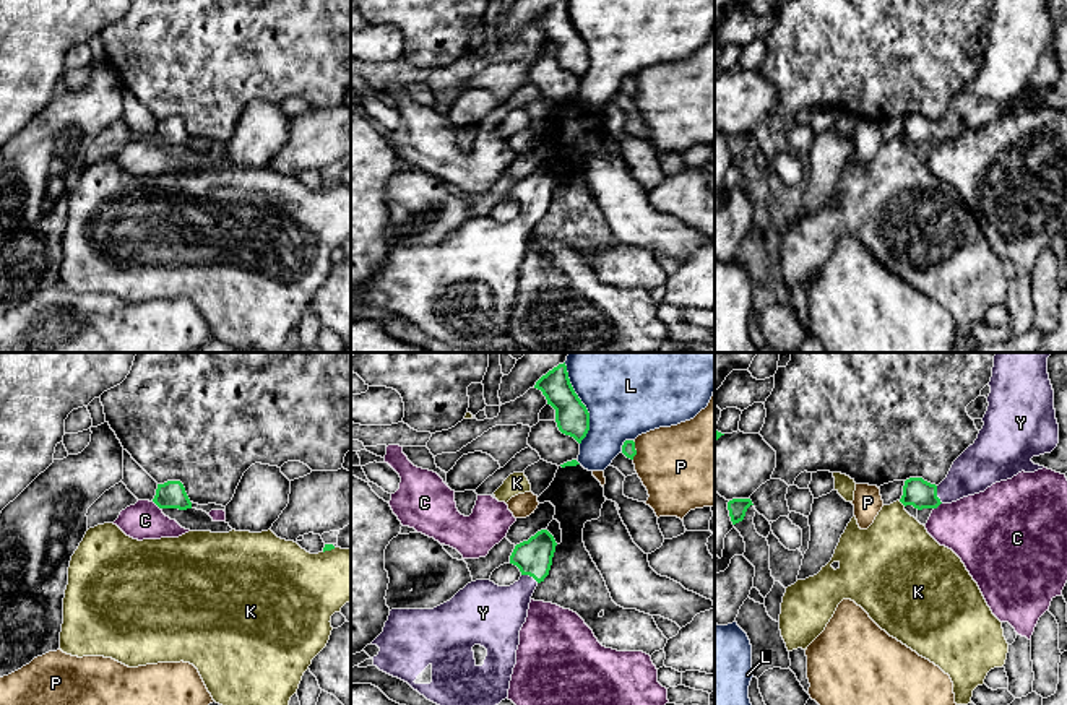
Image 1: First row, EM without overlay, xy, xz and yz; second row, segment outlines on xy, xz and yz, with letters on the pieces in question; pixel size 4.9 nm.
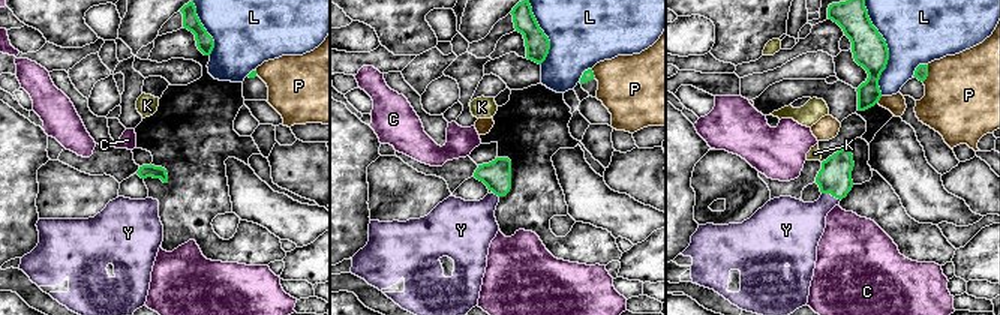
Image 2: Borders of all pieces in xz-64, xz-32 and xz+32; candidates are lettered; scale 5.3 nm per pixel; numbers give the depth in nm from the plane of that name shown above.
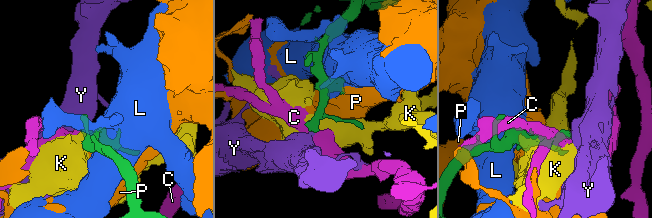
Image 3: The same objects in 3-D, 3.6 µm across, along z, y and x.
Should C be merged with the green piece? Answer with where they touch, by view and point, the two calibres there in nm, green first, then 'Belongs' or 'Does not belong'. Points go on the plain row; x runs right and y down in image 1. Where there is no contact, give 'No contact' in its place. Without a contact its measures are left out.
Touches green at xy (156, 140). Thickness 140 nm (green) against 190 nm. Does not belong

